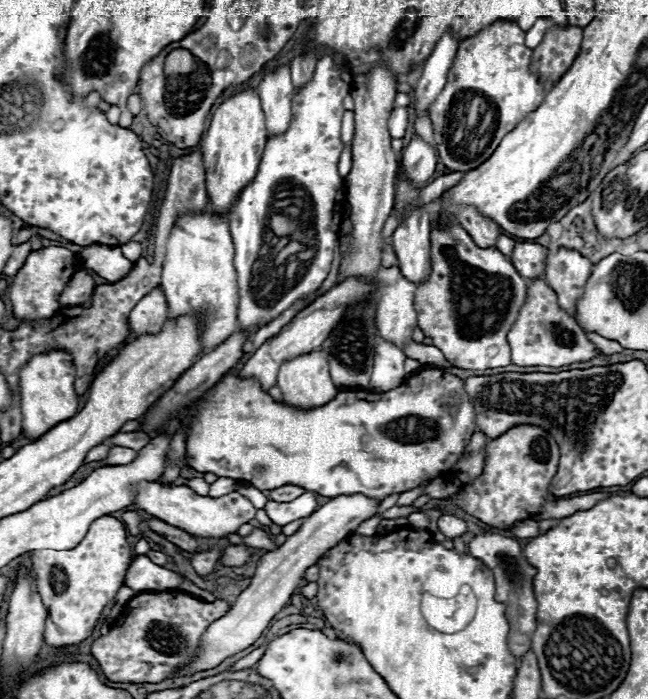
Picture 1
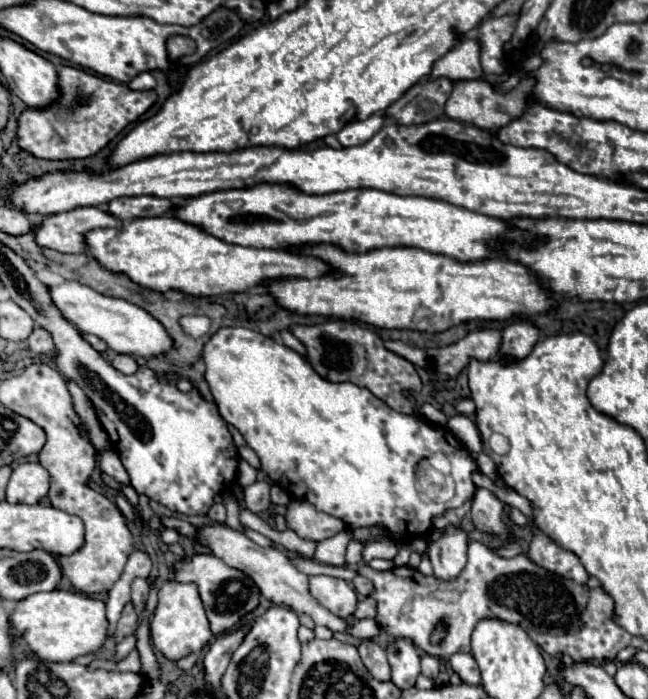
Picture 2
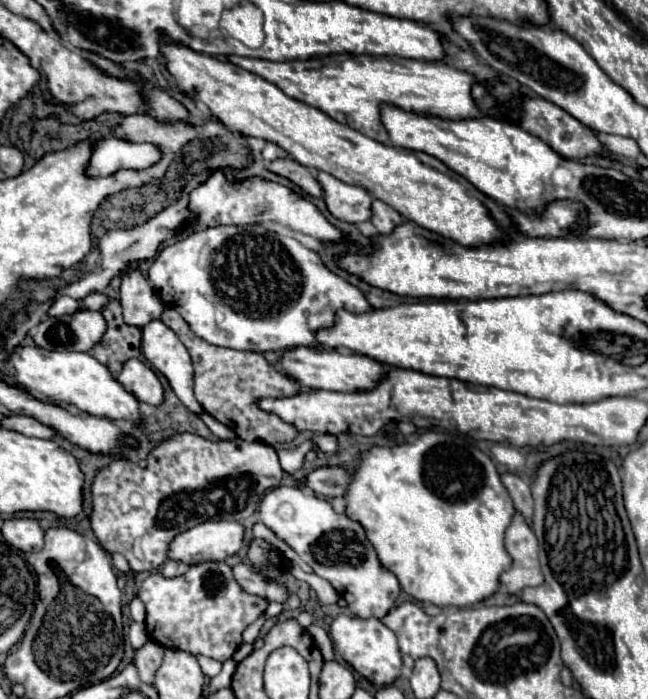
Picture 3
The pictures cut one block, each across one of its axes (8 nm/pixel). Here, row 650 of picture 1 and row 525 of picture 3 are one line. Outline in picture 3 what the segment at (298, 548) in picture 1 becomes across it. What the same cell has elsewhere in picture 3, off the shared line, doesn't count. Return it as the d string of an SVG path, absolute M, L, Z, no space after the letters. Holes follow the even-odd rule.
M208 520L176 534L168 544L168 558L188 566L208 560L226 560L244 546L244 528L238 522Z

